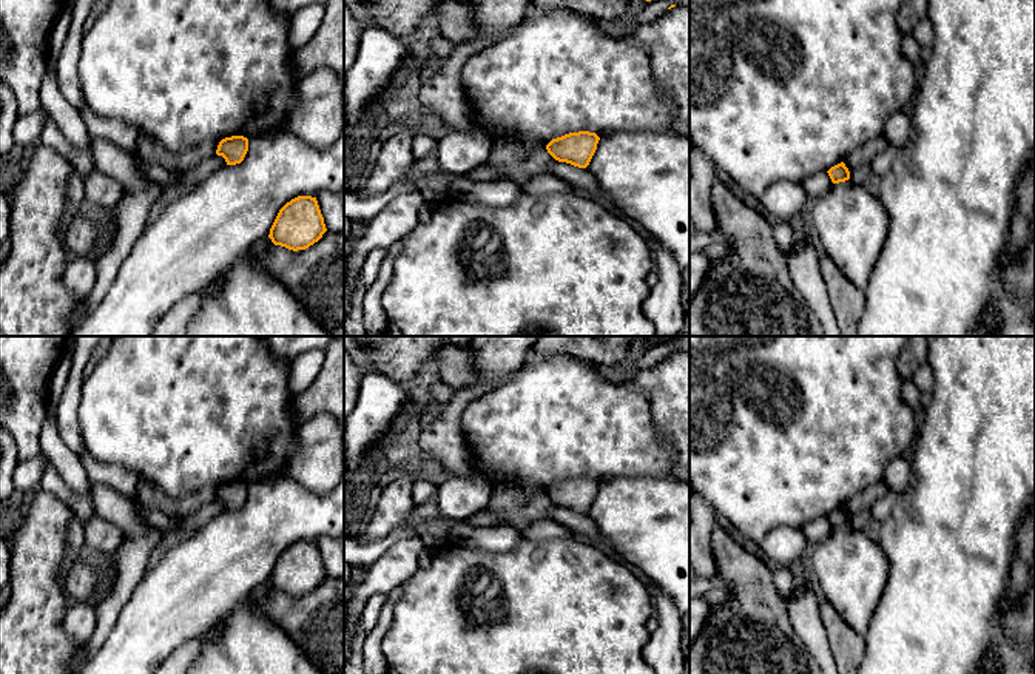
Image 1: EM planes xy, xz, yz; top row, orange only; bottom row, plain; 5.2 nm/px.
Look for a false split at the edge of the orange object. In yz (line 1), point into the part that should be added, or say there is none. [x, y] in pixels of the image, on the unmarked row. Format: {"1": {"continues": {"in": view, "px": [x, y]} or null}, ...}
{"1": {"continues": null}}

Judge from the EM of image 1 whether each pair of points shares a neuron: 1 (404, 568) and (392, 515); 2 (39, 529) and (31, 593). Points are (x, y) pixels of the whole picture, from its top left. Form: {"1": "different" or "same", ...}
{"1": "different", "2": "same"}

